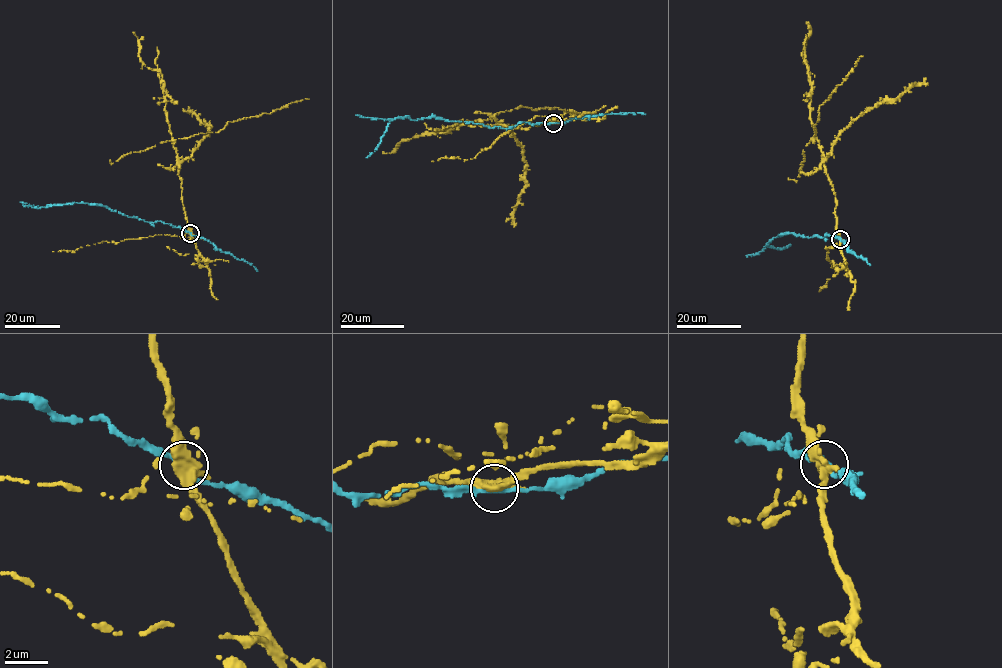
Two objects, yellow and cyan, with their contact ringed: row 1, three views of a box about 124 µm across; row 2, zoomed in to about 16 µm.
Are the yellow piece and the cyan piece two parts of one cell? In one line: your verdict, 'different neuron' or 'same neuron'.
different neuron

